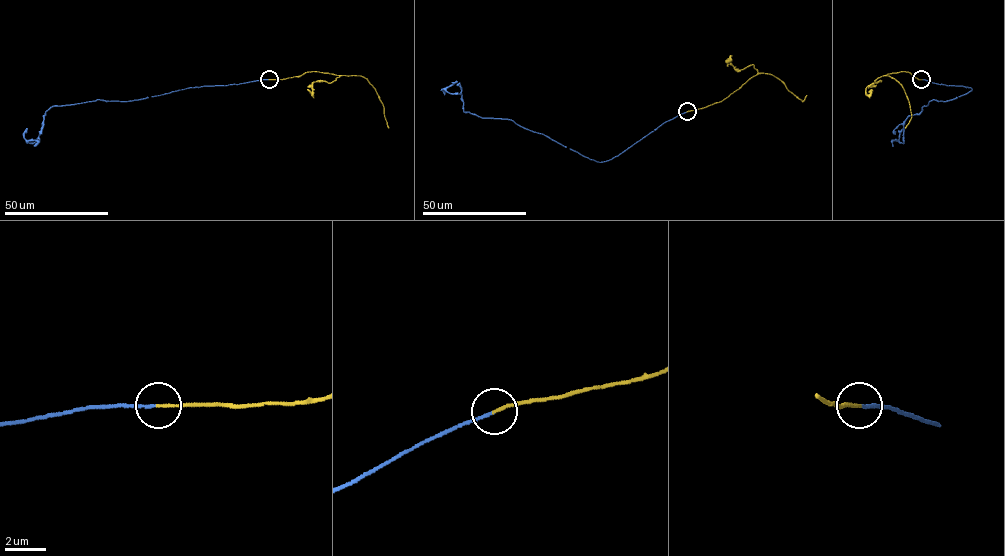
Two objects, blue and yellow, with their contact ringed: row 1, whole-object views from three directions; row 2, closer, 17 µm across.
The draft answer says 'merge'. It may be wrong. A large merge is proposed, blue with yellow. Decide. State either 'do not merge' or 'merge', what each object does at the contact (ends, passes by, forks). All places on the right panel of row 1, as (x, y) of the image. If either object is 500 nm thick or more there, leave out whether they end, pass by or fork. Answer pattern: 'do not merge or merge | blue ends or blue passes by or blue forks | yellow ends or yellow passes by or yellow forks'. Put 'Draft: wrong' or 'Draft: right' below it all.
merge | blue ends | yellow ends
Draft: right

